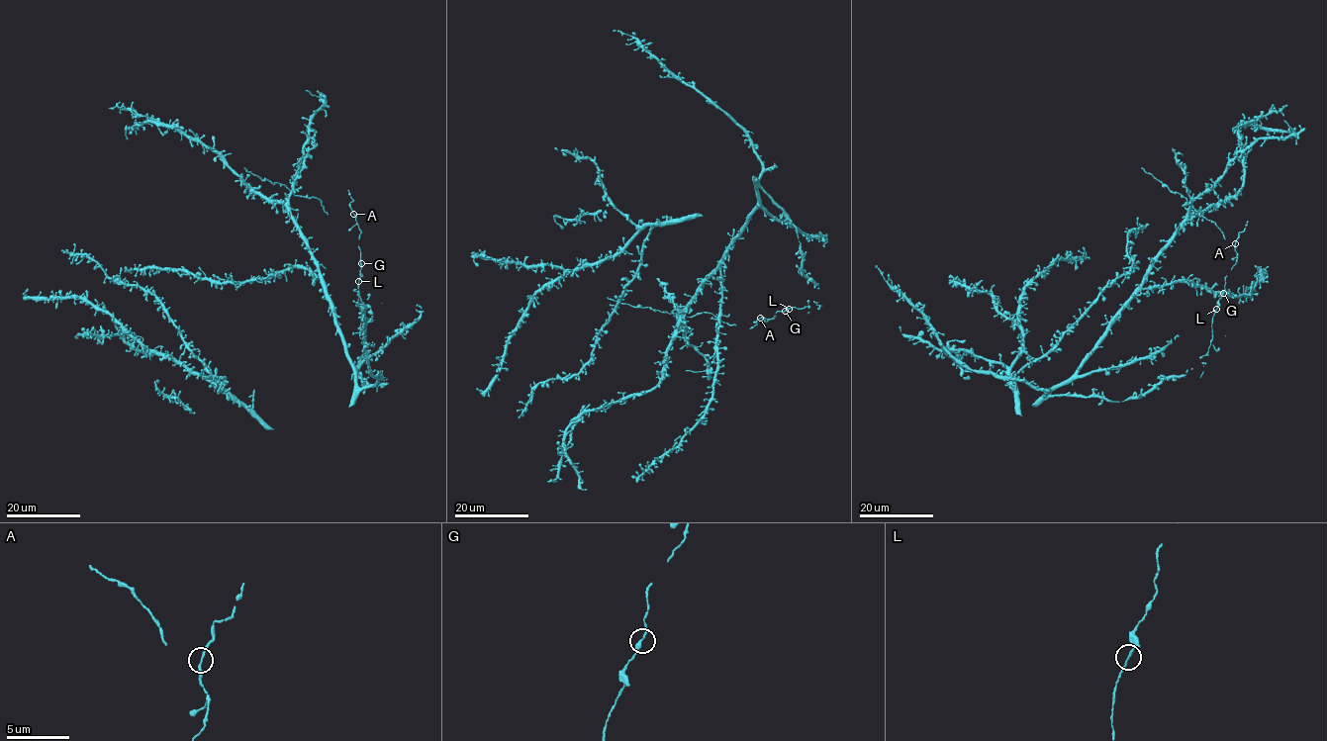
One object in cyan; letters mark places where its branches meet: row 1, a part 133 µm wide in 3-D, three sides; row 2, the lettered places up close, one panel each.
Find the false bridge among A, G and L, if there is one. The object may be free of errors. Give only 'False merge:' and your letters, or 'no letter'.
False merge: no letter

